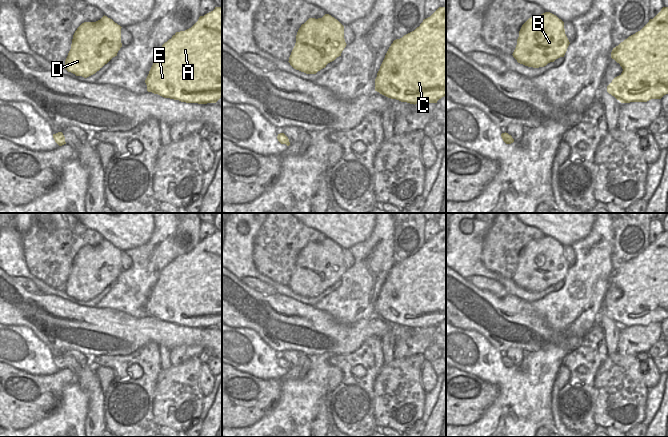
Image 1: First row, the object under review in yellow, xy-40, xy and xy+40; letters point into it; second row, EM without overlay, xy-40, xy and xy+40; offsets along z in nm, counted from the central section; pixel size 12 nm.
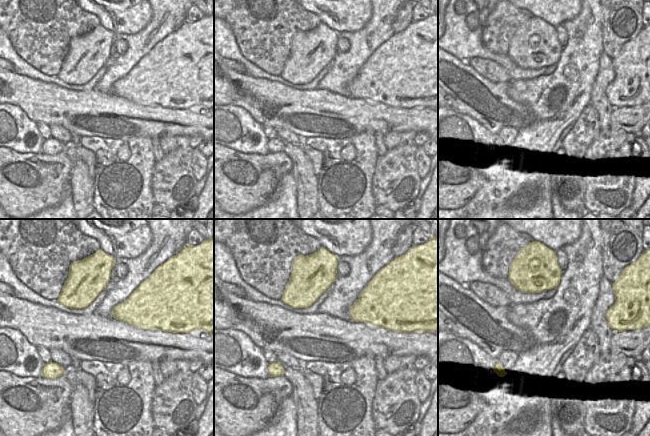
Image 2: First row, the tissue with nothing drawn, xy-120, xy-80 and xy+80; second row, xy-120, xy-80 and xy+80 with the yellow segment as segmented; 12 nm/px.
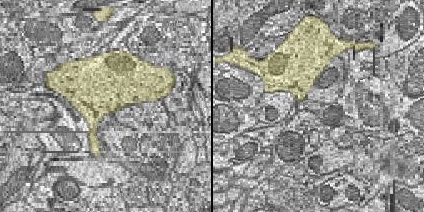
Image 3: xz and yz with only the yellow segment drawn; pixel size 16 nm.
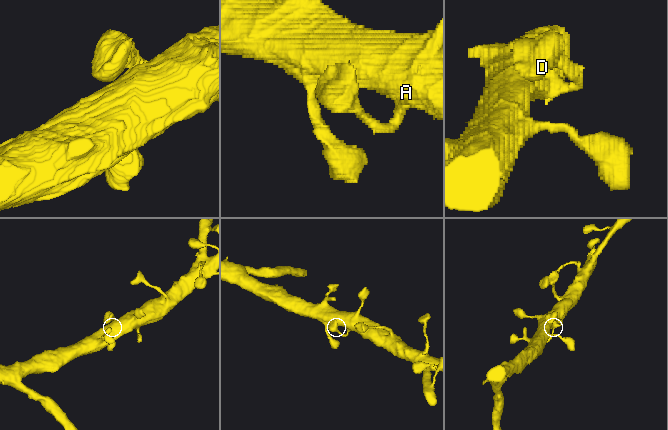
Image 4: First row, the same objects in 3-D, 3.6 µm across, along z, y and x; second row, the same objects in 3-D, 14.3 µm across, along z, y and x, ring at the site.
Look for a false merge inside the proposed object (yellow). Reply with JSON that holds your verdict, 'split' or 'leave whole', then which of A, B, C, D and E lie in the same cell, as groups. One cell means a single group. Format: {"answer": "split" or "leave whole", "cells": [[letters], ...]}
{"answer": "leave whole", "cells": [["A", "B", "C", "D", "E"]]}

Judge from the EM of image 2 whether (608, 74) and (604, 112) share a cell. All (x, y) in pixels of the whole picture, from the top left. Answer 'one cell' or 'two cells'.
one cell

